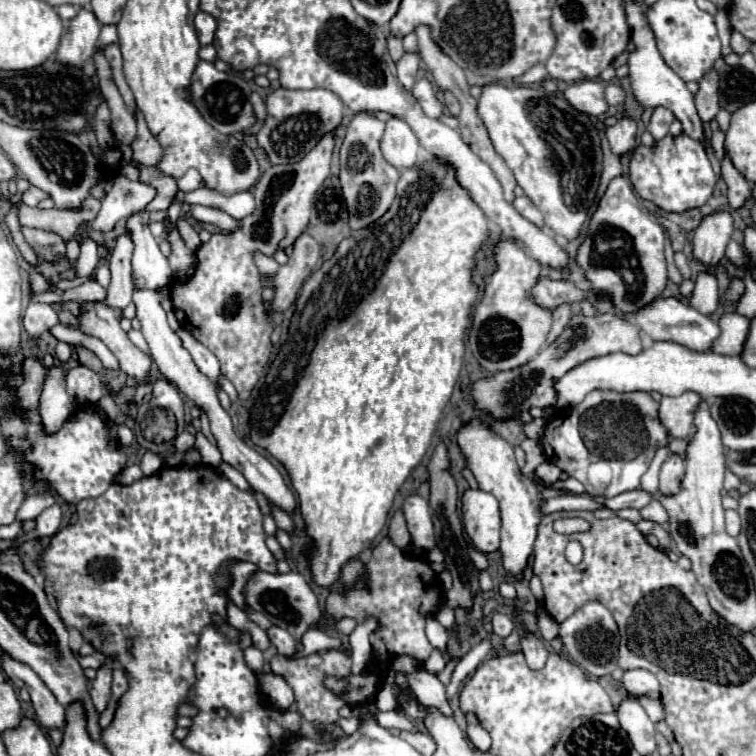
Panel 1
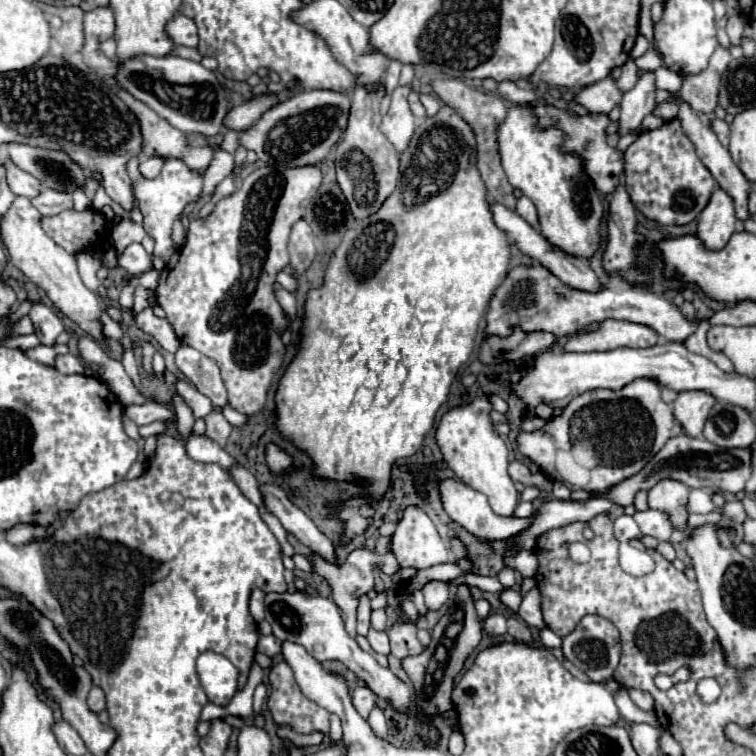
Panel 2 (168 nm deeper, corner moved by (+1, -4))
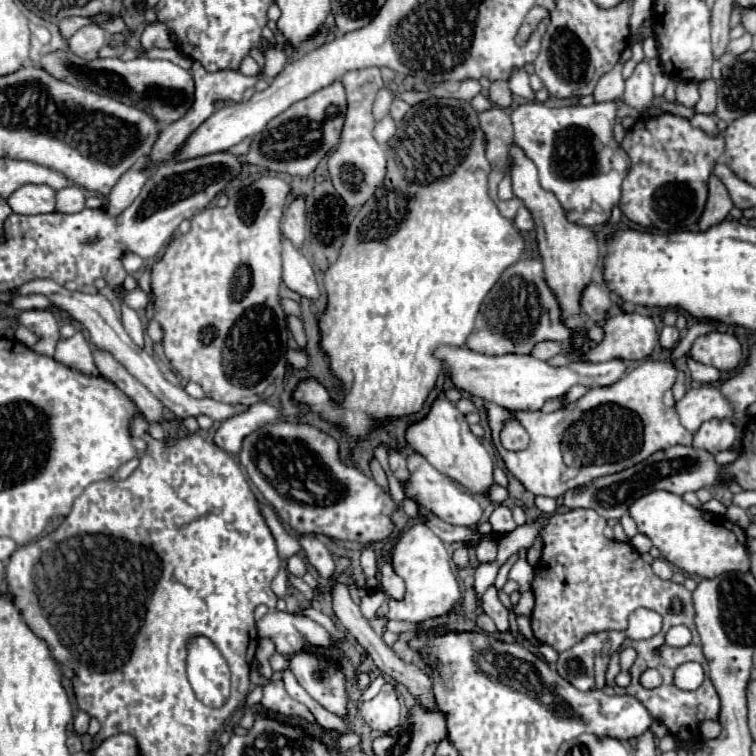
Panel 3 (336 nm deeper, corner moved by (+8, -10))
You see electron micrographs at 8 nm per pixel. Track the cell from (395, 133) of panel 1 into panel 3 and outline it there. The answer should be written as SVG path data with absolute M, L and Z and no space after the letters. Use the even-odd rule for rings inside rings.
M390 115L380 119L376 123L376 127L374 127L374 139L378 143L382 143L382 145L386 145L394 137L394 133L396 133L396 123L394 123L394 119Z

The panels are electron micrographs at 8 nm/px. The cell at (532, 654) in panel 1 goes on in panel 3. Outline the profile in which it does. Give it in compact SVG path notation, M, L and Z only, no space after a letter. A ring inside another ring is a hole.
M490 587L490 589L484 593L484 597L482 597L482 605L480 605L480 607L482 607L484 613L496 623L496 627L498 627L500 633L506 633L506 631L510 629L510 623L508 623L508 615L510 615L510 611L500 603L498 593L496 593L494 587Z

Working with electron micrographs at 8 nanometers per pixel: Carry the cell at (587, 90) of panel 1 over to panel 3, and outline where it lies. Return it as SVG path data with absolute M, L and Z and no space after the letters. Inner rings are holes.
M614 67L610 73L606 73L596 89L594 89L594 101L596 103L604 103L604 101L616 101L622 97L624 93L624 79L622 79L622 67Z

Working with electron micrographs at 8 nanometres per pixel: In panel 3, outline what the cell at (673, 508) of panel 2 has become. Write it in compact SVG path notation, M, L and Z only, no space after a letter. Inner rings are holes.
M652 491L632 503L630 515L636 521L638 531L652 539L662 557L690 575L712 579L724 571L750 569L744 529L728 521L724 515L712 515L702 509L698 511L680 495L674 495L670 491Z

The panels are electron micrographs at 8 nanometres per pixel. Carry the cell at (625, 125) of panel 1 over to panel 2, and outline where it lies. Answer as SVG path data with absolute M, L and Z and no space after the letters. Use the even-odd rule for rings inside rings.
M645 71L645 73L641 73L635 87L623 95L621 119L619 119L621 135L637 129L641 125L643 117L655 109L655 91L657 91L655 73Z

